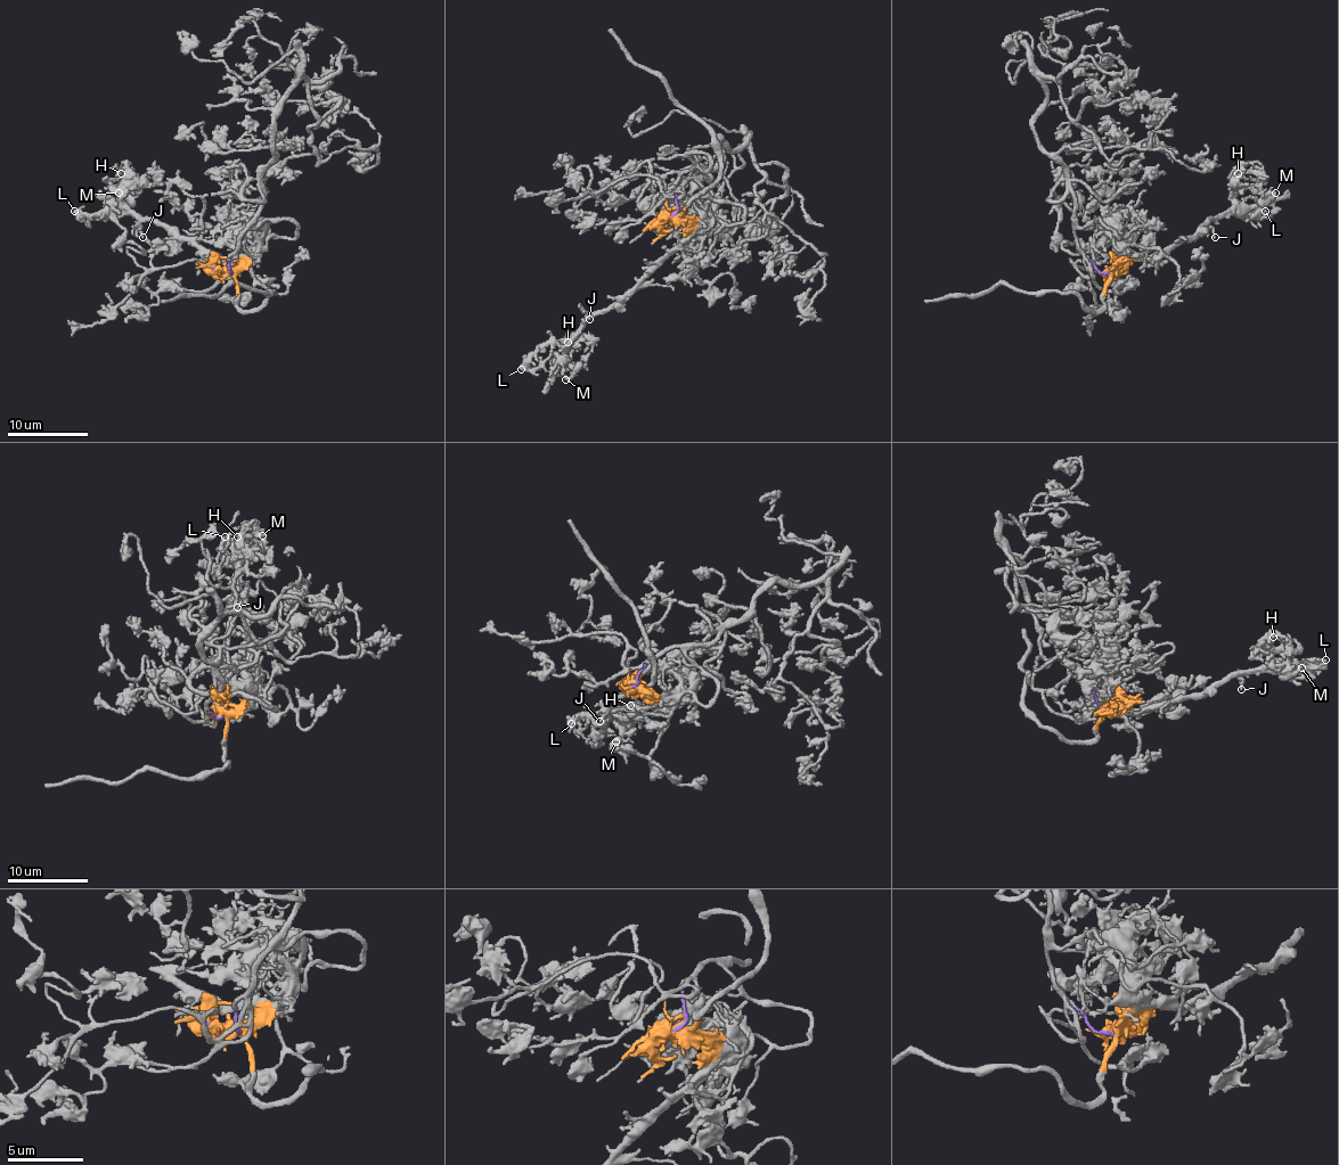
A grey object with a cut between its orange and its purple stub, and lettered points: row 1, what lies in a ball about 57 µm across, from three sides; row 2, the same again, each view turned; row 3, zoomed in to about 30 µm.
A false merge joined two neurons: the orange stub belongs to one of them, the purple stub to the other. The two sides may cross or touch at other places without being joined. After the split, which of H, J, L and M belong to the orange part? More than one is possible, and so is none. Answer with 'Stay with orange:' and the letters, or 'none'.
Stay with orange: H, J, L, M

